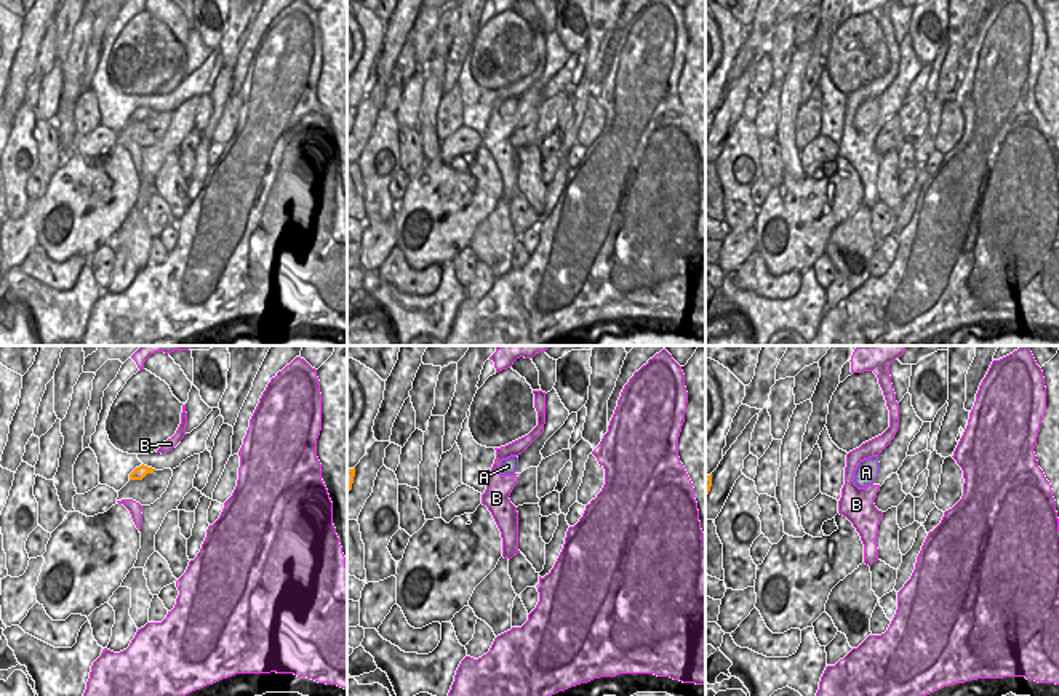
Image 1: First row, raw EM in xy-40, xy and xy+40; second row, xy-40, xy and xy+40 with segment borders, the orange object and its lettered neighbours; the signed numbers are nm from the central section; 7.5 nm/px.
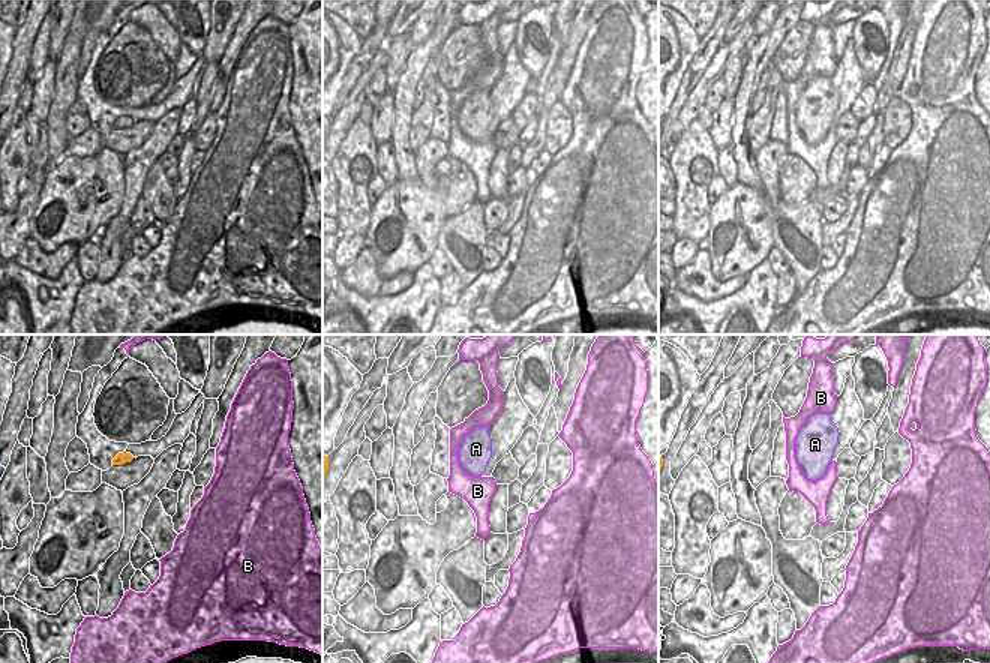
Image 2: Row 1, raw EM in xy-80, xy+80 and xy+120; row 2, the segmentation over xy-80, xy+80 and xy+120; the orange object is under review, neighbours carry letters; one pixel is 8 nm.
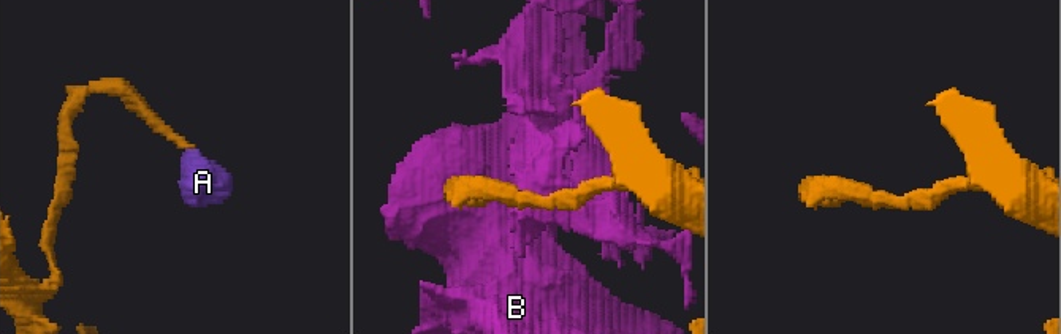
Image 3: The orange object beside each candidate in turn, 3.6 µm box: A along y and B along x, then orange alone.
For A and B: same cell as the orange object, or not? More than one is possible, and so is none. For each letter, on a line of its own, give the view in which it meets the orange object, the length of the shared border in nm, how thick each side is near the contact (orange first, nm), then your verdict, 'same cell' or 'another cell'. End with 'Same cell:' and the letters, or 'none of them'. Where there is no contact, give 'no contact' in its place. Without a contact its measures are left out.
A: no contact | same cell
B: no contact | another cell
Same cell: A

